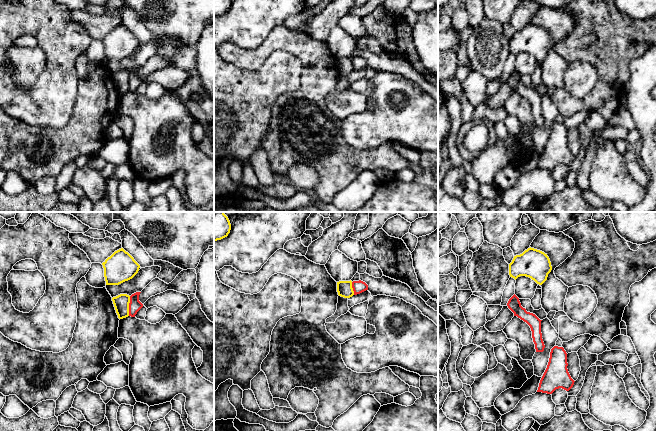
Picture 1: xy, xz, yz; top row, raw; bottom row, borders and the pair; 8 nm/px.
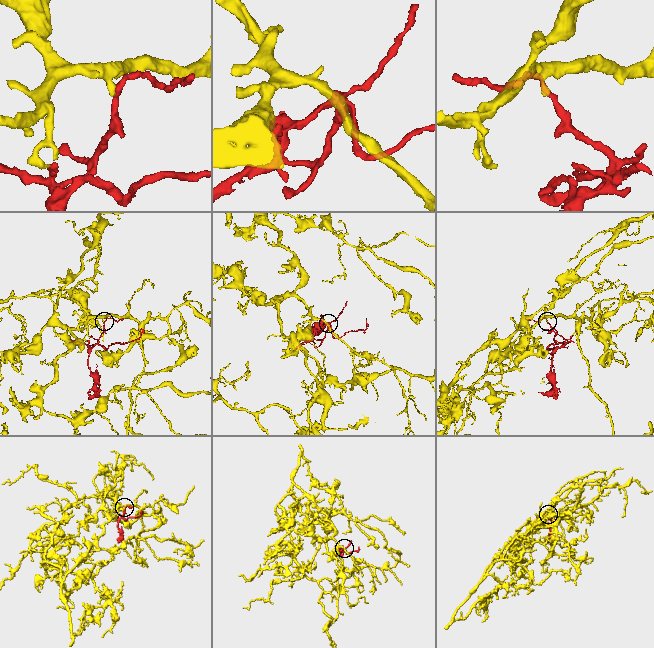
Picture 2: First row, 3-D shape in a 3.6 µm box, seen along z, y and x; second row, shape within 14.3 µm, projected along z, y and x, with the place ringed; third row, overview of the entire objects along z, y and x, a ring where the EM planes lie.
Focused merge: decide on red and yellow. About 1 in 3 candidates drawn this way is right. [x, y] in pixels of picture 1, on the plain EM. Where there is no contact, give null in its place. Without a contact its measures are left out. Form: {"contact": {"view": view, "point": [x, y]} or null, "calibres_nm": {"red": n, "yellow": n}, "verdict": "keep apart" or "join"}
{"contact": {"view": "xy", "point": [129, 82]}, "calibres_nm": {"red": 100, "yellow": 130}, "verdict": "keep apart"}

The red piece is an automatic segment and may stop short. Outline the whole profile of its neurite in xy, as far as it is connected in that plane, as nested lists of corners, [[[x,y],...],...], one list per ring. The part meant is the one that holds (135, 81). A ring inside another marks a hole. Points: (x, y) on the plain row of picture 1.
[[[136,68],[130,72],[129,92],[131,93],[135,93],[137,88],[143,83],[143,80],[139,77],[140,69]]]

